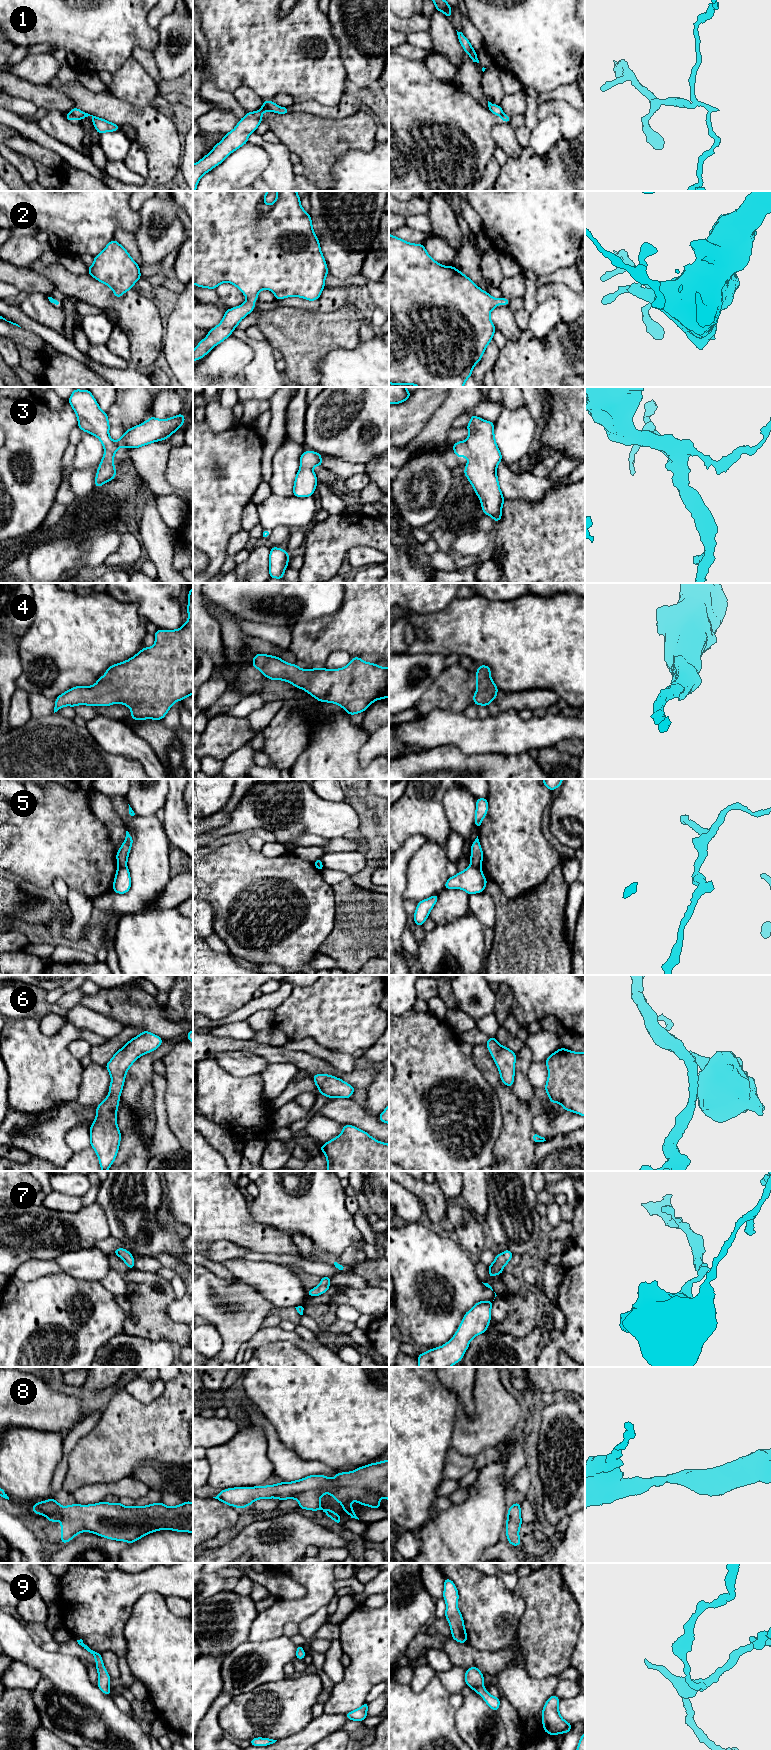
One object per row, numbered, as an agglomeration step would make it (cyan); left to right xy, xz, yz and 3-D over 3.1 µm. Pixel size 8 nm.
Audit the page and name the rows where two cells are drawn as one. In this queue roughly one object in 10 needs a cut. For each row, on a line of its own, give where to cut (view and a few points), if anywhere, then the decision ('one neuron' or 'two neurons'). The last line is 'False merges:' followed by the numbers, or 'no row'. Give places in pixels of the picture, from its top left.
1: cut in xz along (263, 105), (271, 110); two neurons
2: no cut; one neuron
3: no cut; one neuron
4: no cut; one neuron
5: cut in yz along (471, 864), (480, 867); two neurons
6: no cut; one neuron
7: no cut; one neuron
8: no cut; one neuron
9: no cut; one neuron
False merges: 1, 5

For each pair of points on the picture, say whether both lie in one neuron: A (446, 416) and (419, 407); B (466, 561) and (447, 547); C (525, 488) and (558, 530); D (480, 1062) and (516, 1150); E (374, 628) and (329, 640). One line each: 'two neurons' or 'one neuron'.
A: two neurons
B: one neuron
C: two neurons
D: one neuron
E: one neuron

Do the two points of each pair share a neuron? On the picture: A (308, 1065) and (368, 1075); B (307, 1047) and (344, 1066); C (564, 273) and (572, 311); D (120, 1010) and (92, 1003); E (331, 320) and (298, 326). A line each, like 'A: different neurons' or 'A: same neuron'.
A: same neuron
B: same neuron
C: different neurons
D: same neuron
E: same neuron

